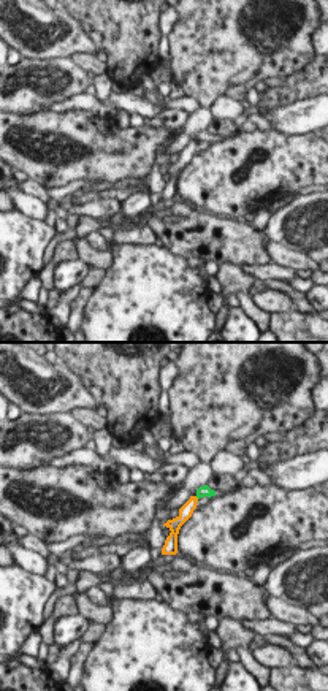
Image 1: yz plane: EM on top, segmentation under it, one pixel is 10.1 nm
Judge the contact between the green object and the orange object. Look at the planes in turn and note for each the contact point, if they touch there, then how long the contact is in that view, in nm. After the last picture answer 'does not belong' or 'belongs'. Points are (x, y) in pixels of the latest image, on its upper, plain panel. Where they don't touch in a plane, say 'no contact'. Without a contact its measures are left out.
no contact

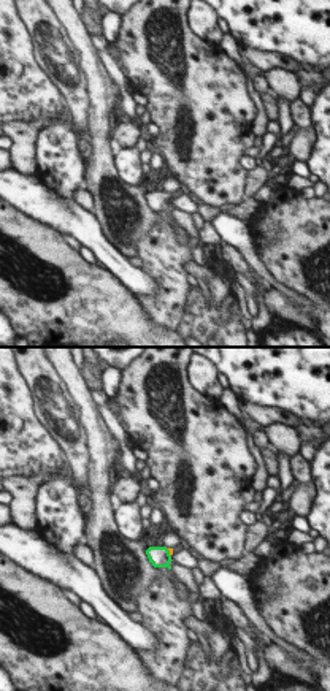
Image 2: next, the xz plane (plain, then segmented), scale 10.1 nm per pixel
meets green at (168, 197); contact 90 nm long

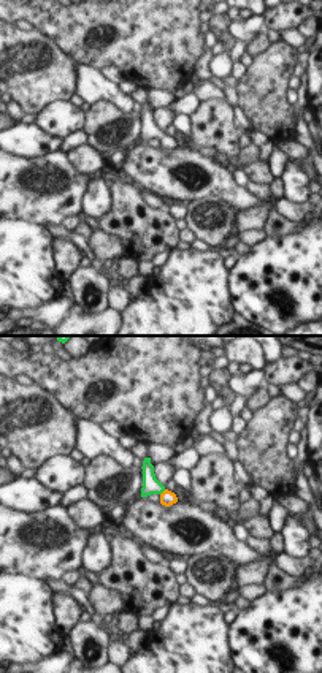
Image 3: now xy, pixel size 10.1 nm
meets green at (162, 136); contact 80 nm long

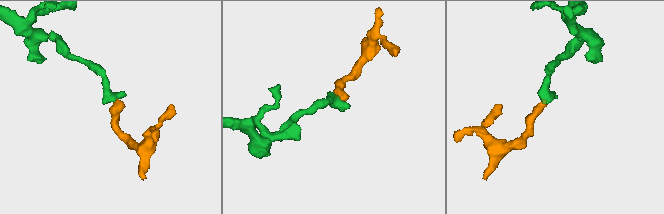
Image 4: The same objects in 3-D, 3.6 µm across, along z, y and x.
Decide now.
belongs

